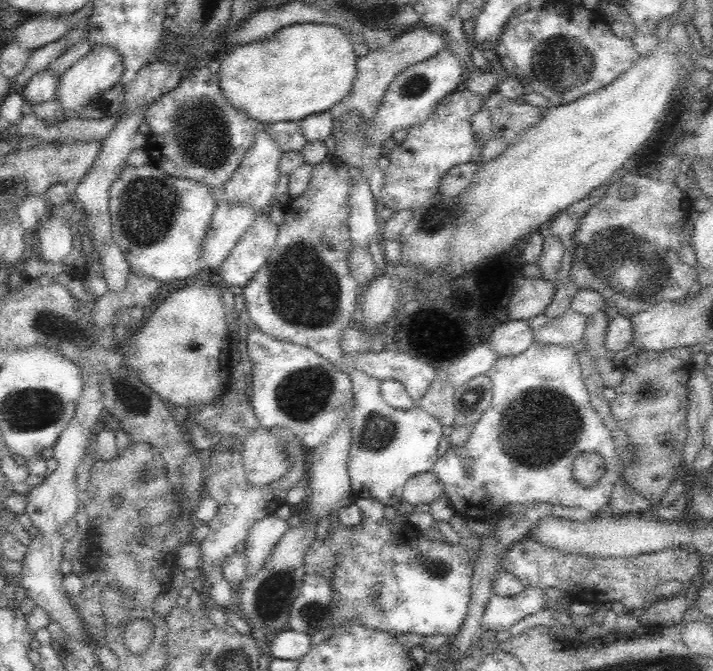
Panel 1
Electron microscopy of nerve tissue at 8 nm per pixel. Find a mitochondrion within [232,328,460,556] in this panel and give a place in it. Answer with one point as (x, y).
(301, 395)

